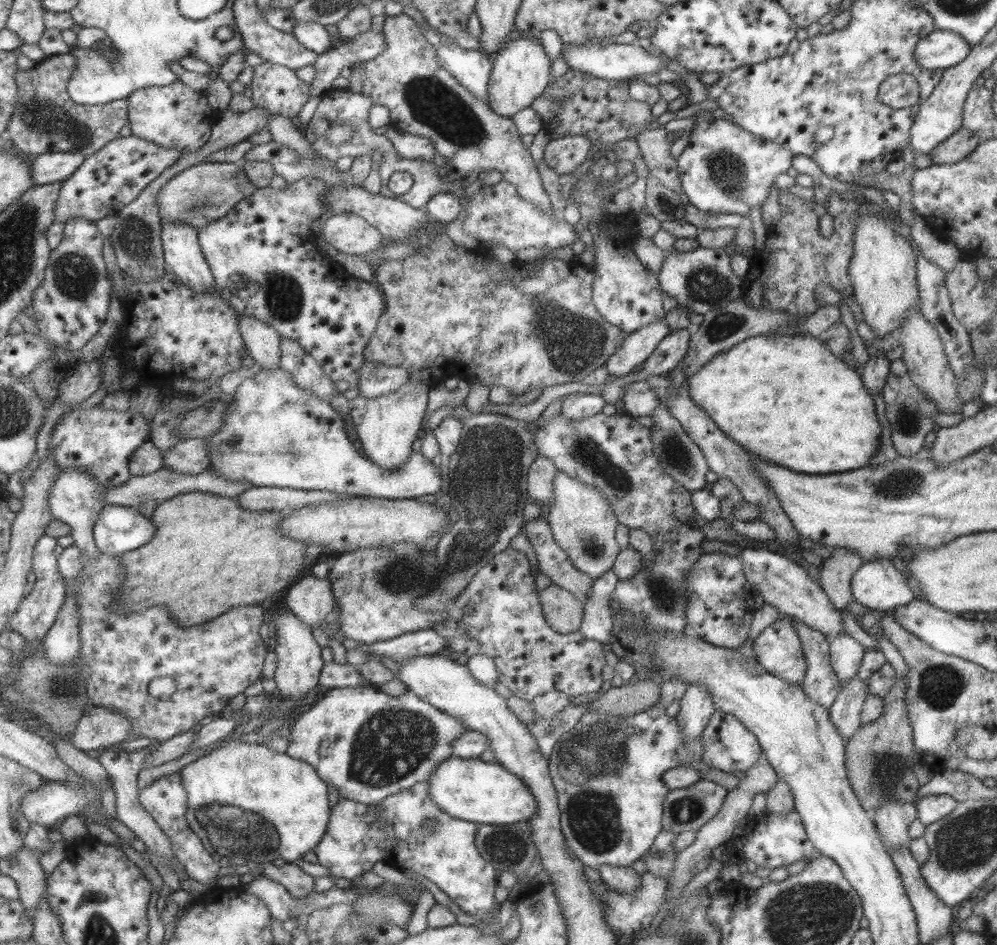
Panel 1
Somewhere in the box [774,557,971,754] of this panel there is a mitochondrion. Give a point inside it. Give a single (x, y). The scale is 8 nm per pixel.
(939, 684)

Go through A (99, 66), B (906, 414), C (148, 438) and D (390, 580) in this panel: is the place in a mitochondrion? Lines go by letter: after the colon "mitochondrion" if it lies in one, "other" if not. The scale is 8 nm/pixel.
A: other
B: mitochondrion
C: other
D: mitochondrion

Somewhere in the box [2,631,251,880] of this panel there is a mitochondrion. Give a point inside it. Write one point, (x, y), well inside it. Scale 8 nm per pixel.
(62, 692)

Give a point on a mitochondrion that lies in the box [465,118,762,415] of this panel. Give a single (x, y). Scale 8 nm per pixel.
(576, 342)

